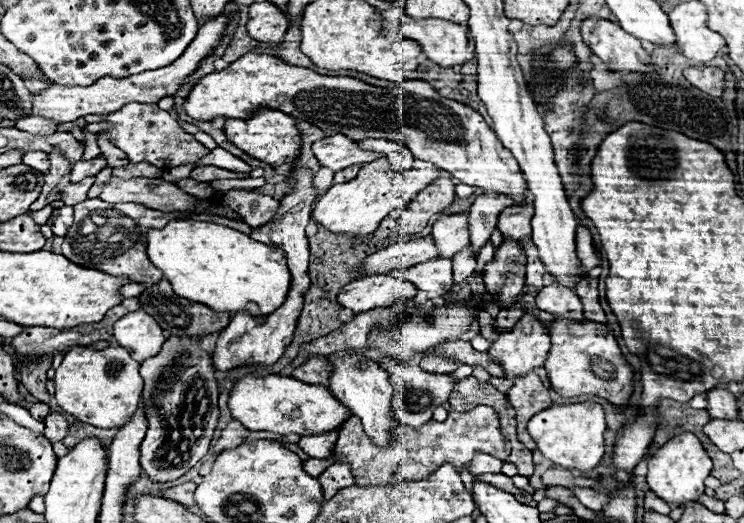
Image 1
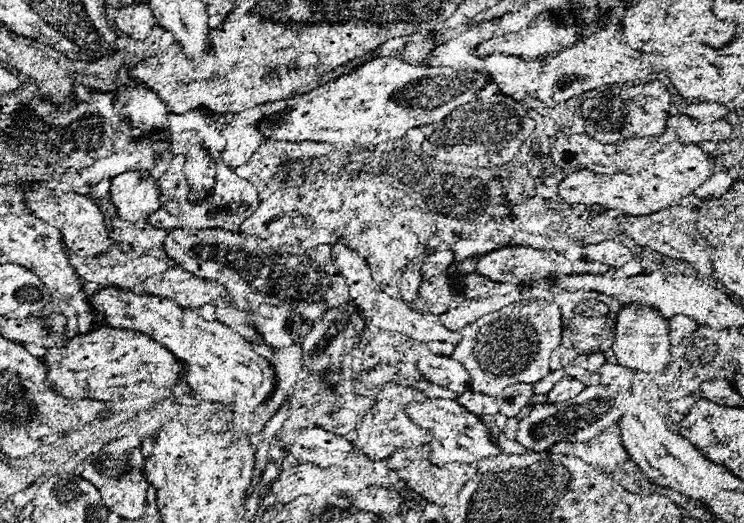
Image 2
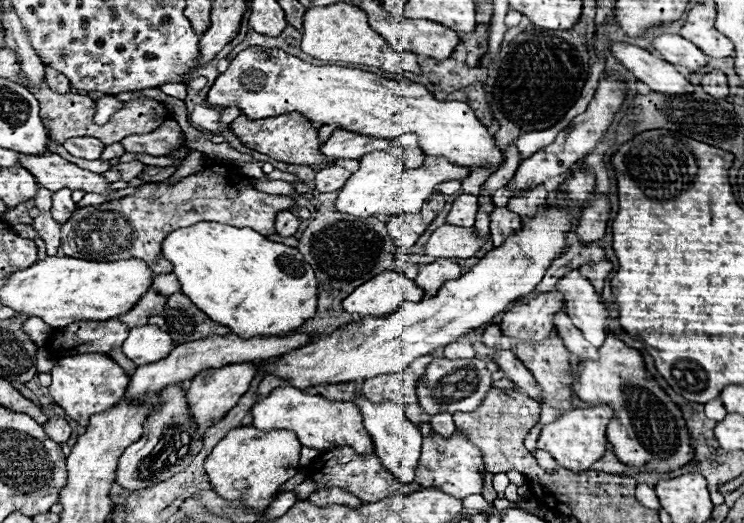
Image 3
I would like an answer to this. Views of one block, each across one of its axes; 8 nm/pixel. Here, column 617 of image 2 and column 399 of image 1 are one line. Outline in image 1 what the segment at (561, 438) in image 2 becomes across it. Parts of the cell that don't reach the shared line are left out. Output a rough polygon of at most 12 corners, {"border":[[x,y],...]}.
{"border":[[396,364],[392,414],[420,428],[448,400],[454,378]]}

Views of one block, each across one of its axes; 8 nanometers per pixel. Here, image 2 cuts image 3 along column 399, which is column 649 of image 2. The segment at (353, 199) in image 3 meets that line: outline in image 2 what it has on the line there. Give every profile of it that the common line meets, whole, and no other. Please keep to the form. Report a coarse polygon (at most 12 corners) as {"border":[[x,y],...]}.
{"border":[[675,140],[640,170],[580,168],[568,204],[630,216],[692,194],[712,174],[701,143]]}

